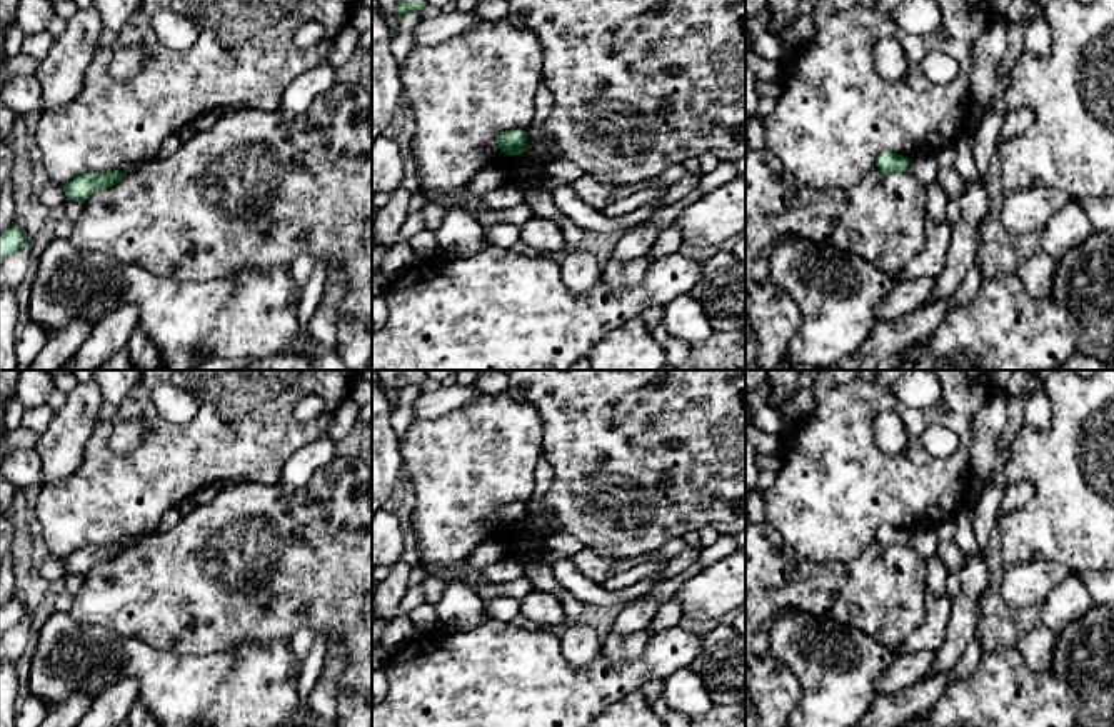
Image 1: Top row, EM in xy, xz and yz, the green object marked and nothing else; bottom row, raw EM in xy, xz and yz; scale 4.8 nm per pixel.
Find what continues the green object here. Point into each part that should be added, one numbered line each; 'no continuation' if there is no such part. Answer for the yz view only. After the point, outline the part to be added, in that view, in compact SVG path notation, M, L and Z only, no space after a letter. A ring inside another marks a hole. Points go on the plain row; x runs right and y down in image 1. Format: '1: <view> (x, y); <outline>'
no continuation

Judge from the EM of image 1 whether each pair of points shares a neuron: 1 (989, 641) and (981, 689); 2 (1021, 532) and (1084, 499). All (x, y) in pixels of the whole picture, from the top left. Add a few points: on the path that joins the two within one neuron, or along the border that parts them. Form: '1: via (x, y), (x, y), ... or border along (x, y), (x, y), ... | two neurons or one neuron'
1: border along (1013, 644), (984, 654) | two neurons
2: via (1036, 531), (1059, 524), (1069, 514) | one neuron

